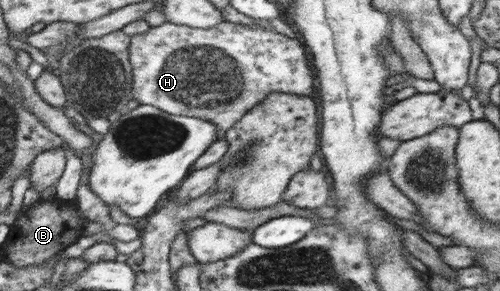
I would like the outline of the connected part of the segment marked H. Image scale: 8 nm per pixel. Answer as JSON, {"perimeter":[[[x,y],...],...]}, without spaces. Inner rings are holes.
{"perimeter":[[[224,20],[215,28],[193,28],[182,24],[175,24],[171,21],[161,26],[151,27],[145,34],[137,34],[132,38],[130,44],[130,62],[133,68],[132,97],[140,105],[152,105],[169,114],[176,116],[197,117],[217,126],[217,141],[225,138],[227,132],[240,123],[243,116],[248,115],[253,109],[259,106],[257,100],[267,100],[272,92],[283,94],[295,94],[295,96],[309,96],[313,92],[313,74],[307,64],[307,56],[303,46],[295,38],[283,36],[273,29],[266,30],[260,26],[248,26],[233,21]]]}

